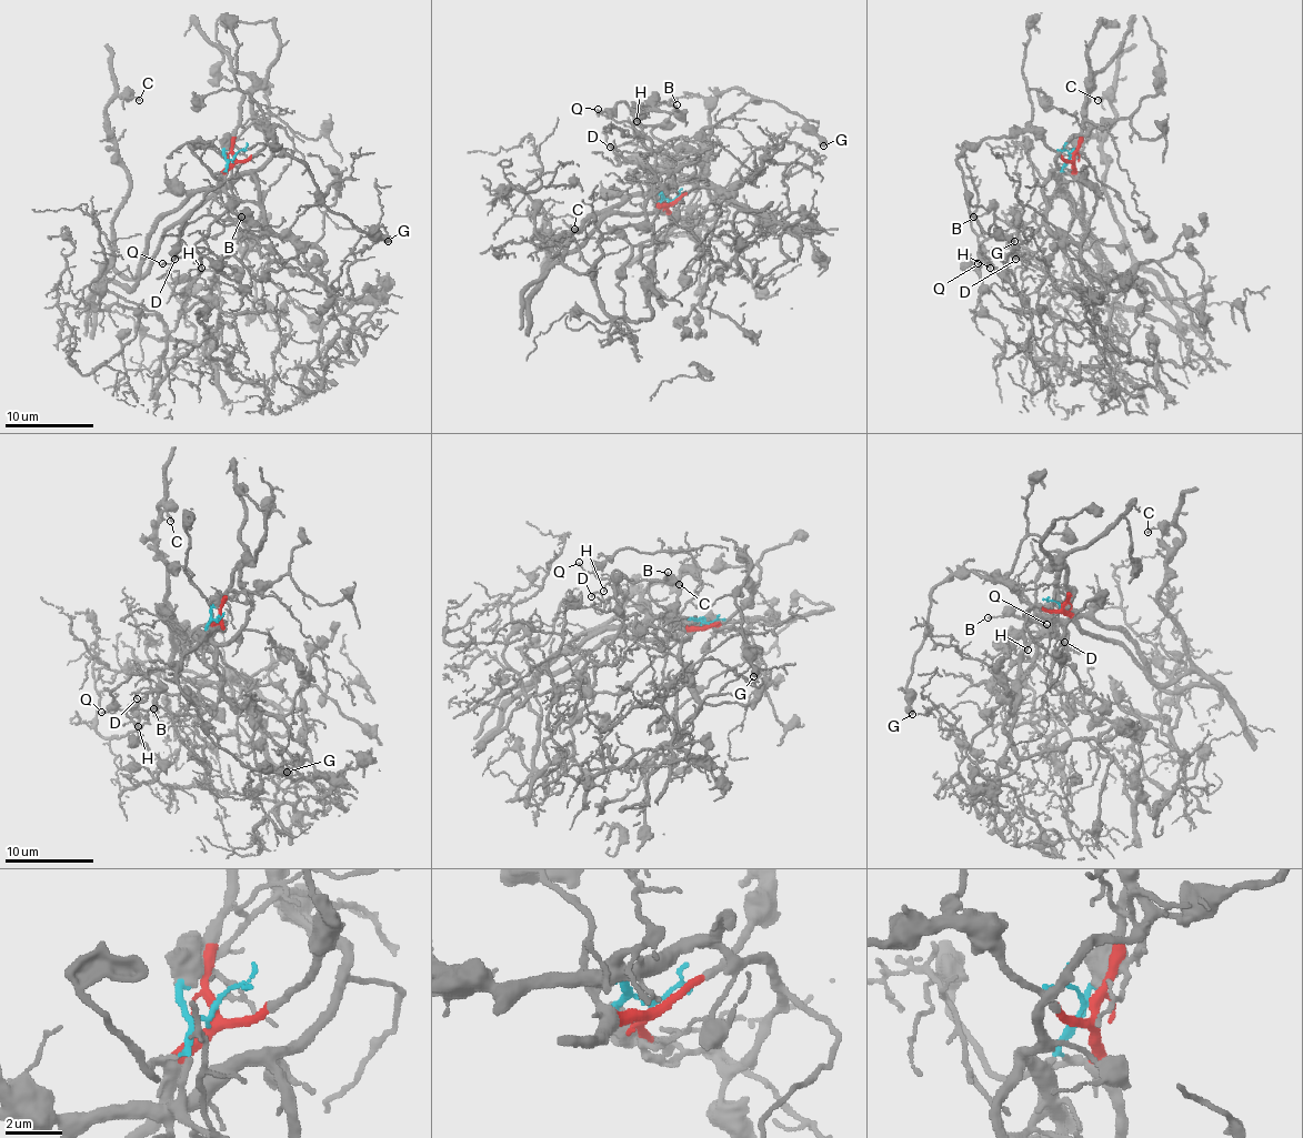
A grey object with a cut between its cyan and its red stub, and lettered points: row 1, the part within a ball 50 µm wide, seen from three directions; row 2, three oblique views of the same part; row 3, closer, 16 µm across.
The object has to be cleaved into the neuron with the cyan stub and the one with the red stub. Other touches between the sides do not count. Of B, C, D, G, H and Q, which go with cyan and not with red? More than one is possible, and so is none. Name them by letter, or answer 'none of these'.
B, D, H, Q

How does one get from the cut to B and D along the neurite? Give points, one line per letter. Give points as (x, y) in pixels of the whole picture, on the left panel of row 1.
B: (234, 155), (226, 169), (226, 191), (257, 204), (266, 229), (217, 220), (228, 211), (241, 218)
D: (234, 155), (226, 191), (252, 200), (270, 231), (246, 238), (232, 222), (201, 215), (183, 229), (174, 260)

